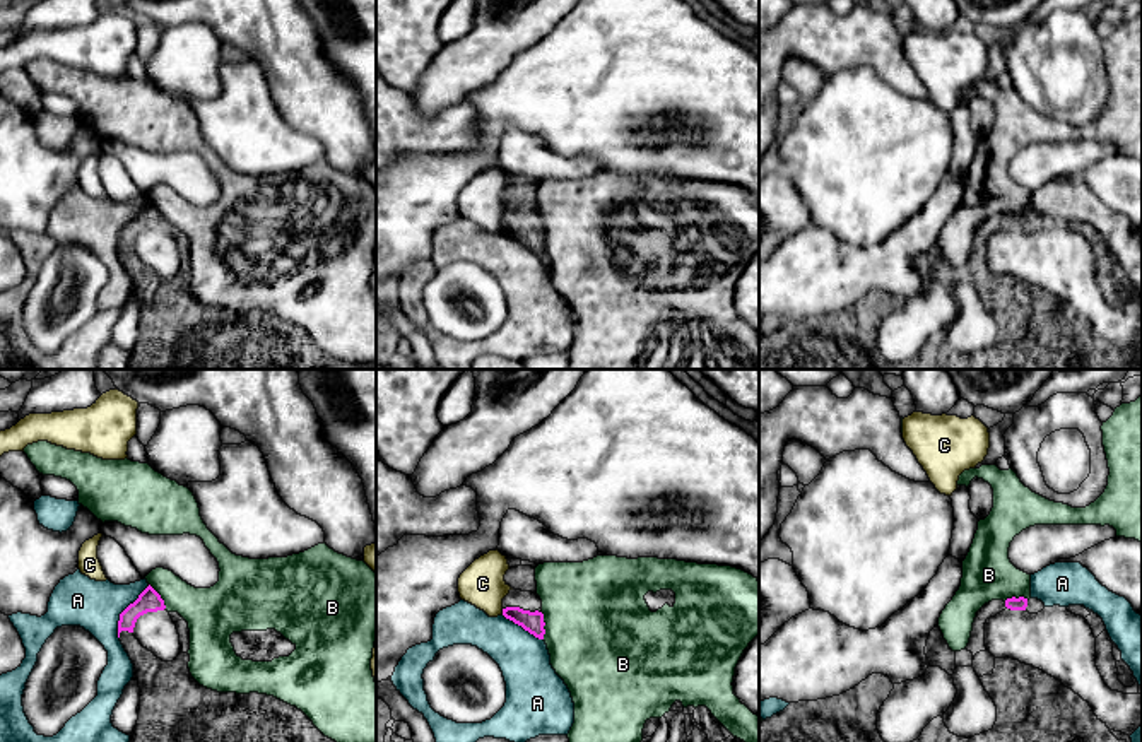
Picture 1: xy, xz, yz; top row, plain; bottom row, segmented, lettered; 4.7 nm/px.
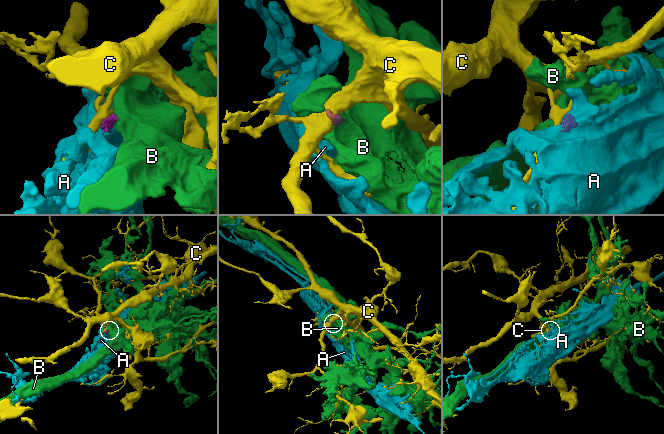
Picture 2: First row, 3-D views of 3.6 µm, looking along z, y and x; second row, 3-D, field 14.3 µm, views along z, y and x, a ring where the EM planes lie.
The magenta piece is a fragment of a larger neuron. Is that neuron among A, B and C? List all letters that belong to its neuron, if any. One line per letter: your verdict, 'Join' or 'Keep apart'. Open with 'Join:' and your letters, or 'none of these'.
Join: none of these
A: Keep apart
B: Keep apart
C: Keep apart

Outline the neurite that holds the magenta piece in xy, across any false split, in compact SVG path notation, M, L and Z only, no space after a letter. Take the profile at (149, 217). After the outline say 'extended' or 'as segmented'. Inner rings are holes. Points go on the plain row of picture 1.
M149 202L118 238L118 255L133 280L140 304L138 337L130 350L128 369L376 369L376 362L342 362L325 354L296 323L274 313L217 309L200 303L190 291L188 270L162 279L133 253L135 239L147 229L164 227L164 217Z | extended

